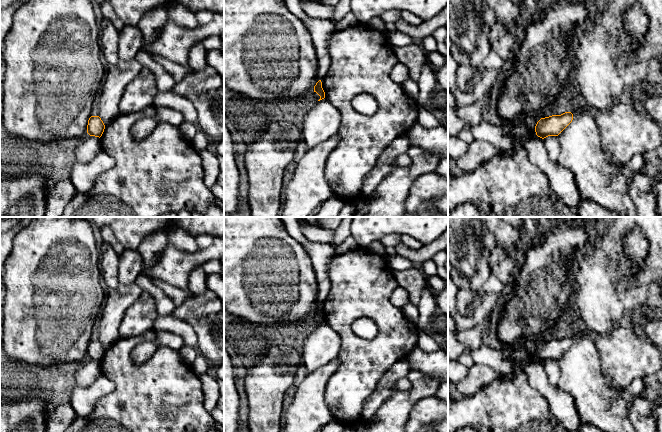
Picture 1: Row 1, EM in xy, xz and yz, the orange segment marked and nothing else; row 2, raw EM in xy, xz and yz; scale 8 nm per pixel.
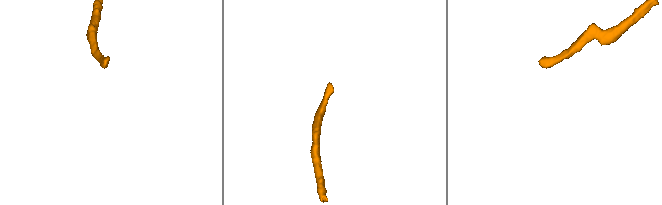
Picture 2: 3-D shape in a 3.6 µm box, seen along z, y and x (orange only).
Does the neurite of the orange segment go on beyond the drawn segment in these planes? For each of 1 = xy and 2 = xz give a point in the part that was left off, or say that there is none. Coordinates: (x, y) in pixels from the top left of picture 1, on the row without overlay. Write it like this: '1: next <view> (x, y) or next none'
1: next none
2: next none

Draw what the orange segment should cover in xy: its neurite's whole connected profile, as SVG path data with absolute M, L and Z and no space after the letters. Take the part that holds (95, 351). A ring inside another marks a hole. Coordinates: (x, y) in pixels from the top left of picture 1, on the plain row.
M91 340L88 344L87 357L90 360L101 361L105 353L105 349L99 340Z

